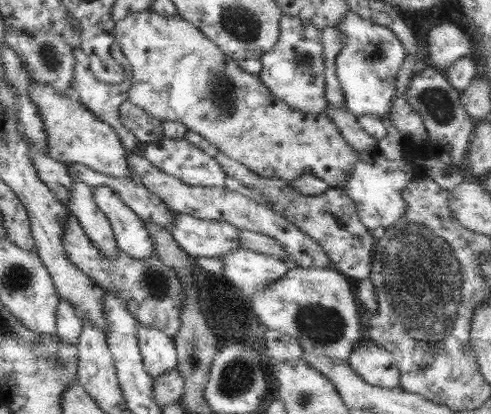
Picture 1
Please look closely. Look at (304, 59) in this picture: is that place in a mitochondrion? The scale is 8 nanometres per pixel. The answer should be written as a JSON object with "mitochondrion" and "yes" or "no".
{"mitochondrion":"no"}

